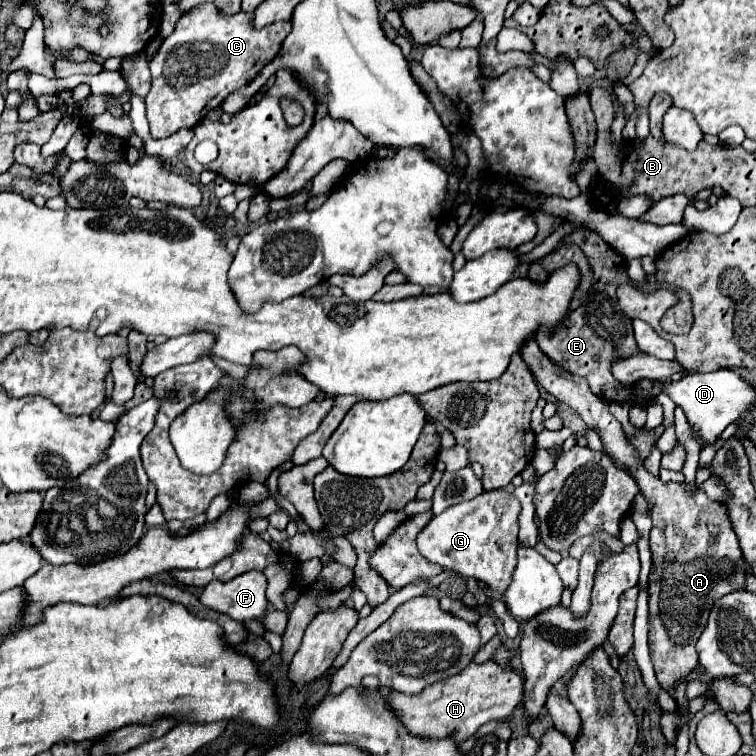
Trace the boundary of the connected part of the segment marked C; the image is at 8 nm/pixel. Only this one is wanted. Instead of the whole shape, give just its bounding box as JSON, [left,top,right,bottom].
[146,2,290,138]

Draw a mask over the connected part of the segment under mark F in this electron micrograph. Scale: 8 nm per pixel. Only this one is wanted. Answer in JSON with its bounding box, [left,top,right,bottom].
[200,570,268,622]

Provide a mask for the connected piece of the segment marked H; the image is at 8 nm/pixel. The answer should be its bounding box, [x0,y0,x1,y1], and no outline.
[390,660,526,742]

